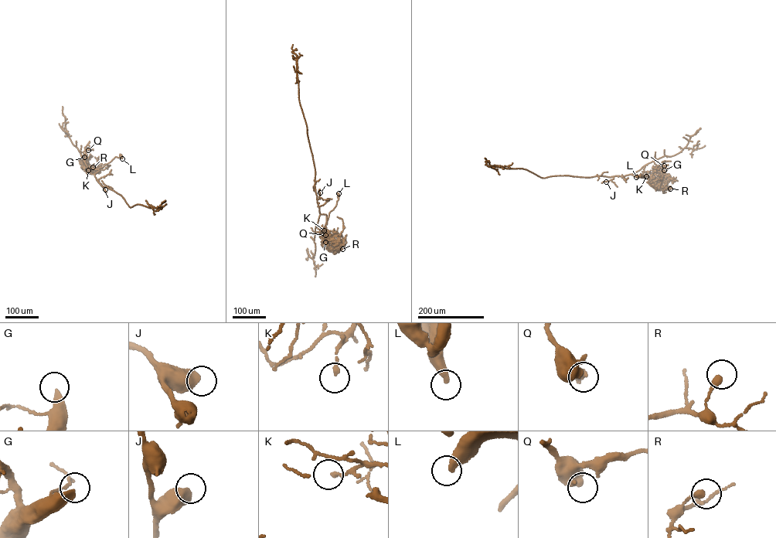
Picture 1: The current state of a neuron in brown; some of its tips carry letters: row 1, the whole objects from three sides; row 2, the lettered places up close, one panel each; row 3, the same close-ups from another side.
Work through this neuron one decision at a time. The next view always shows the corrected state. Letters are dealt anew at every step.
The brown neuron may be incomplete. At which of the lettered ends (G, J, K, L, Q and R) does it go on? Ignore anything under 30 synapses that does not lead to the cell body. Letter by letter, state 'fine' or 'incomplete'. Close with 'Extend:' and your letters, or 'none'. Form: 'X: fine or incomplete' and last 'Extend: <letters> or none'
G: incomplete
J: fine
K: fine
L: fine
Q: fine
R: fine
Extend: G

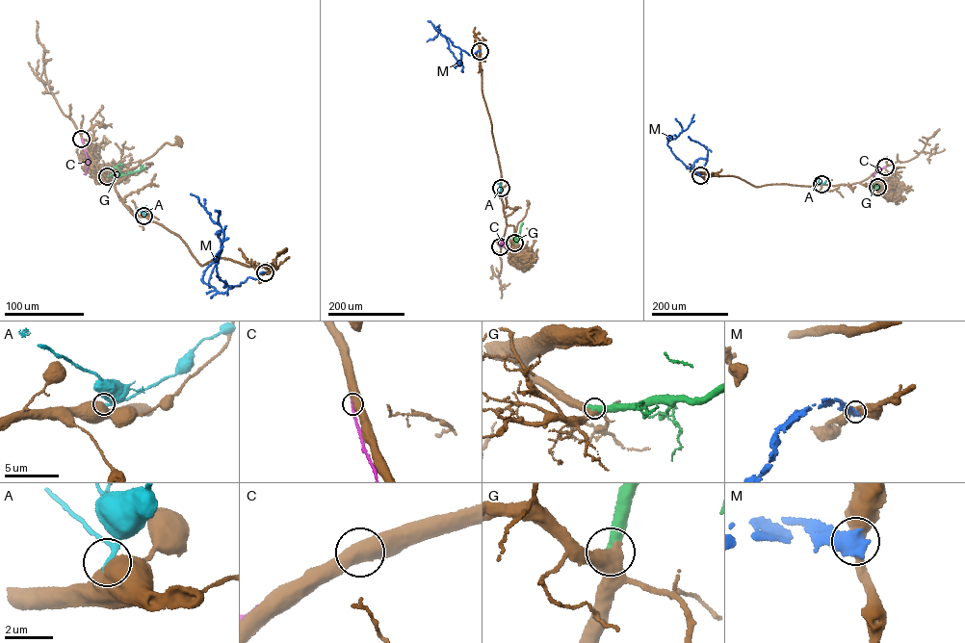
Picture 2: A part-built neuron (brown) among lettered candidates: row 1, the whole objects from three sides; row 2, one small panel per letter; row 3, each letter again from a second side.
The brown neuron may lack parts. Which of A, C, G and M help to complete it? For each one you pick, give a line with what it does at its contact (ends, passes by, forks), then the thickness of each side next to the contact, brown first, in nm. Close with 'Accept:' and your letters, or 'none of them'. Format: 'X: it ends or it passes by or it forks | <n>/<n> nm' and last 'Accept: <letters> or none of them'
G: it ends | 550/500 nm
Accept: G

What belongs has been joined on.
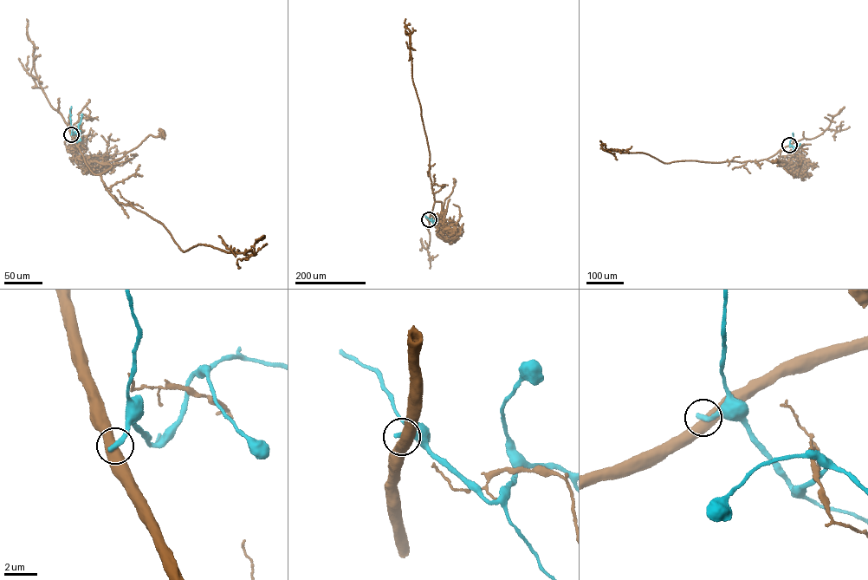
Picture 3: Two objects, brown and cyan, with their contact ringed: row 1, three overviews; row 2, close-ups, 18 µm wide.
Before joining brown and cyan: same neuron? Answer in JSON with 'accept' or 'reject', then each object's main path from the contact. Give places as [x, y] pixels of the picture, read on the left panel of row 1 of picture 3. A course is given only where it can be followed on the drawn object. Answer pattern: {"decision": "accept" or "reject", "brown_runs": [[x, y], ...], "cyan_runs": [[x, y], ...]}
{"decision": "reject", "brown_runs": [[71, 134], [87, 166], [97, 175], [111, 166], [102, 163], [121, 158], [148, 135], [157, 137], [162, 133]], "cyan_runs": [[71, 134], [78, 128], [82, 114]]}

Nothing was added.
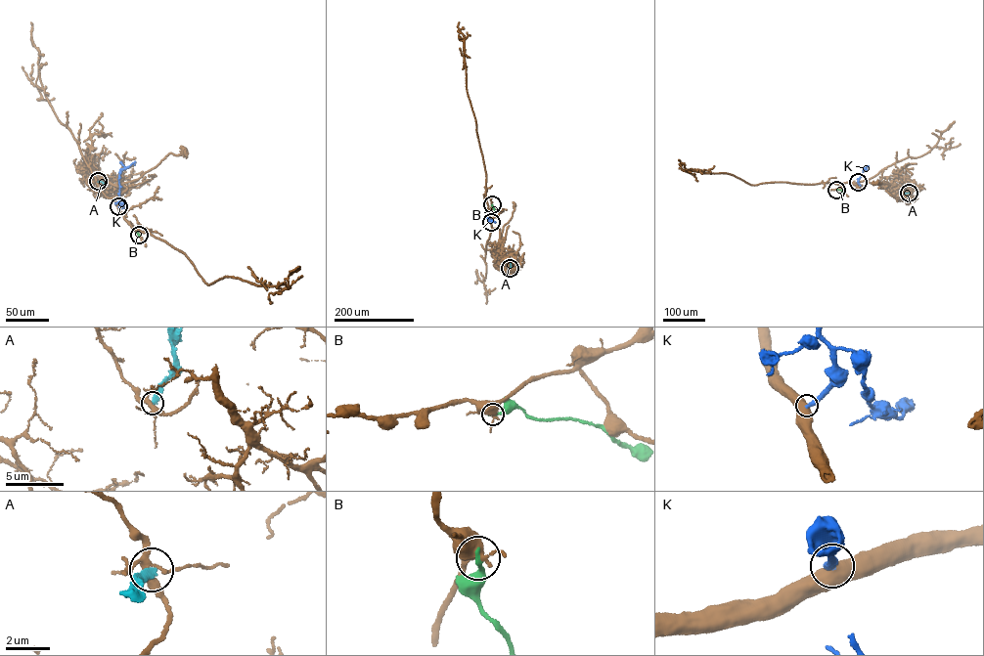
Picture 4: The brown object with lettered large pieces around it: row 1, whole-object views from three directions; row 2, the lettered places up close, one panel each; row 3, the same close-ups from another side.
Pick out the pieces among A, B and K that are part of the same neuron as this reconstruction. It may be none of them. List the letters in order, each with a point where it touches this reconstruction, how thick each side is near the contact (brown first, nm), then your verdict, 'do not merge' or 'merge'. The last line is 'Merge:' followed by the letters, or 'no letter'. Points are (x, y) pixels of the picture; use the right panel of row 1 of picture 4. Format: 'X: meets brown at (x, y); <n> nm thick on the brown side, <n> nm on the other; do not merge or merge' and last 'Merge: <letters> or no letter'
A: meets brown at (909, 193); 260 nm thick on the brown side, 280 nm on the other; do not merge
B: meets brown at (836, 190); 480 nm thick on the brown side, 200 nm on the other; do not merge
K: meets brown at (858, 182); 750 nm thick on the brown side, 280 nm on the other; merge
Merge: K

